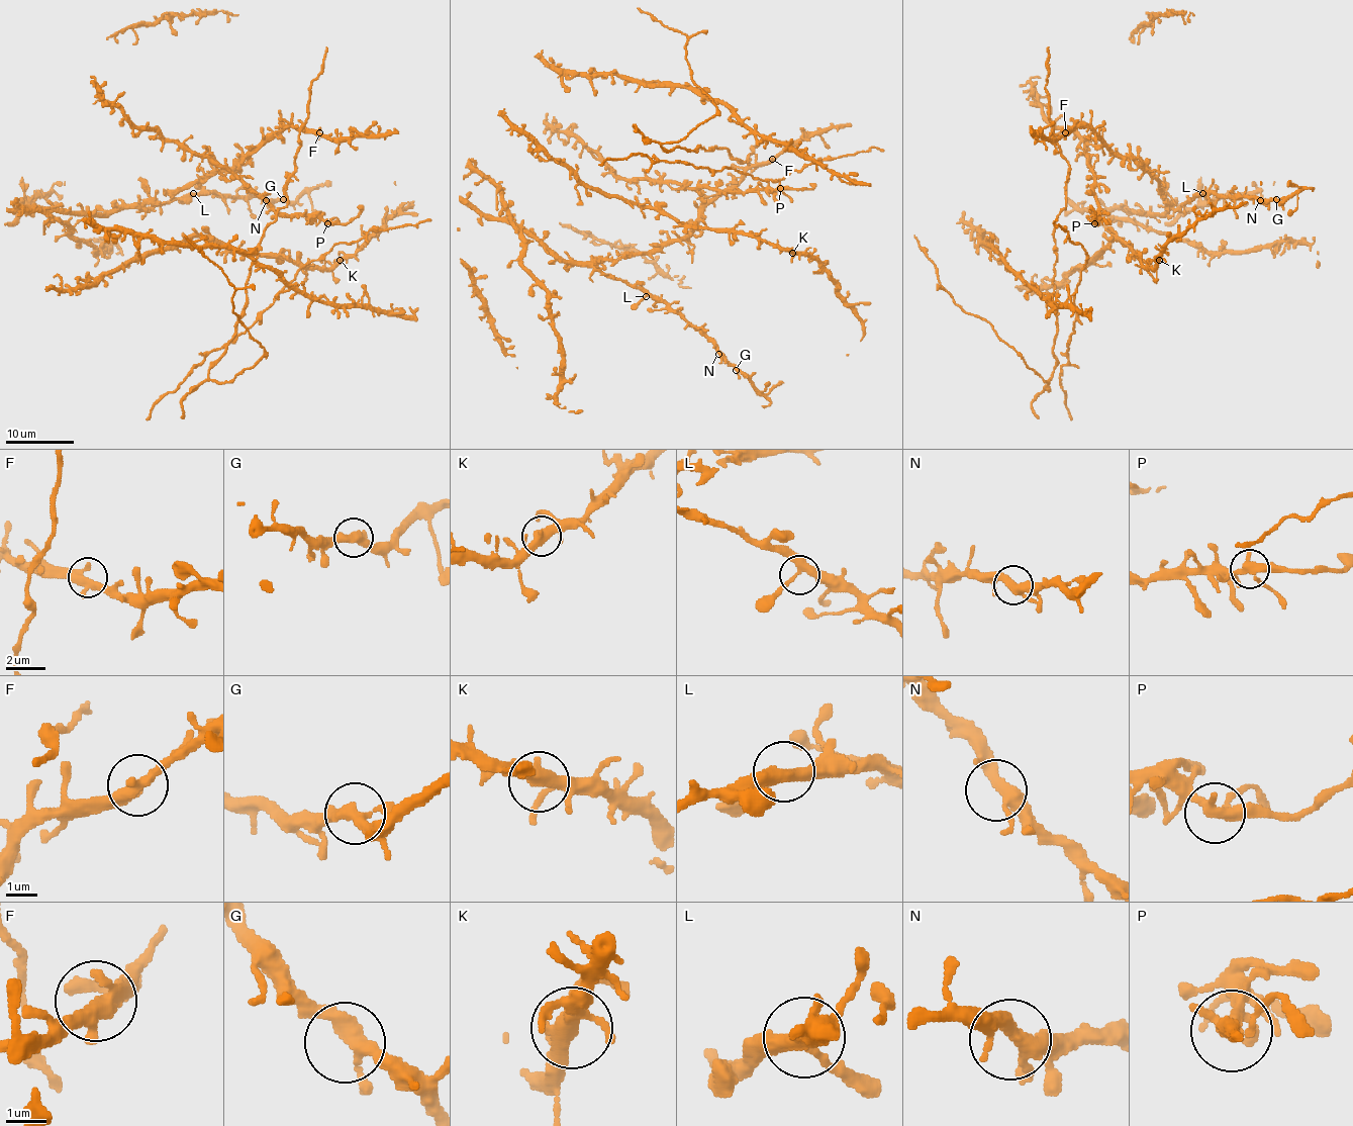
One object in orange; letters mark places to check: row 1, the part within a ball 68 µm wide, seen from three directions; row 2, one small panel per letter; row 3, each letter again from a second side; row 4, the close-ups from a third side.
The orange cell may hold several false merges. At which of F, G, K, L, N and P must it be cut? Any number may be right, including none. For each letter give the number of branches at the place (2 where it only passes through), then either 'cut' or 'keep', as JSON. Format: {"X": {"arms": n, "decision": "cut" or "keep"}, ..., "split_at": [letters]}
{"F": {"arms": 3, "decision": "keep"}, "G": {"arms": 3, "decision": "keep"}, "K": {"arms": 4, "decision": "keep"}, "L": {"arms": 3, "decision": "keep"}, "N": {"arms": 3, "decision": "keep"}, "P": {"arms": 3, "decision": "keep"}, "split_at": []}

